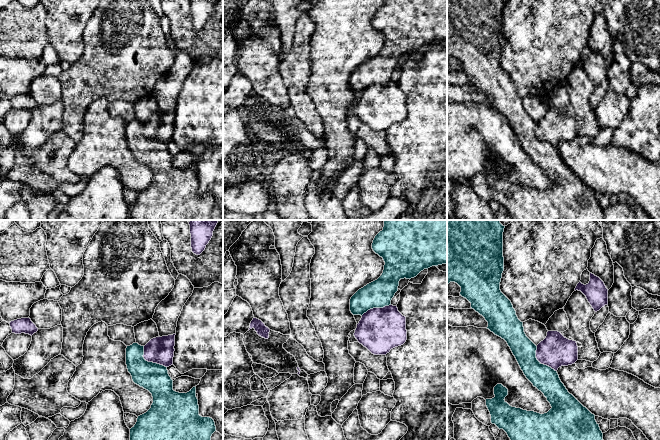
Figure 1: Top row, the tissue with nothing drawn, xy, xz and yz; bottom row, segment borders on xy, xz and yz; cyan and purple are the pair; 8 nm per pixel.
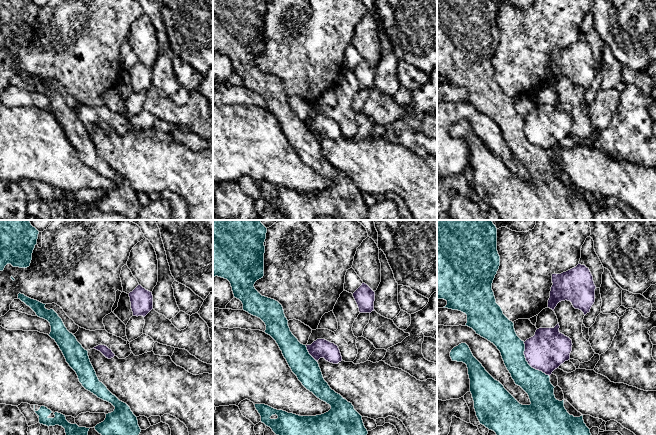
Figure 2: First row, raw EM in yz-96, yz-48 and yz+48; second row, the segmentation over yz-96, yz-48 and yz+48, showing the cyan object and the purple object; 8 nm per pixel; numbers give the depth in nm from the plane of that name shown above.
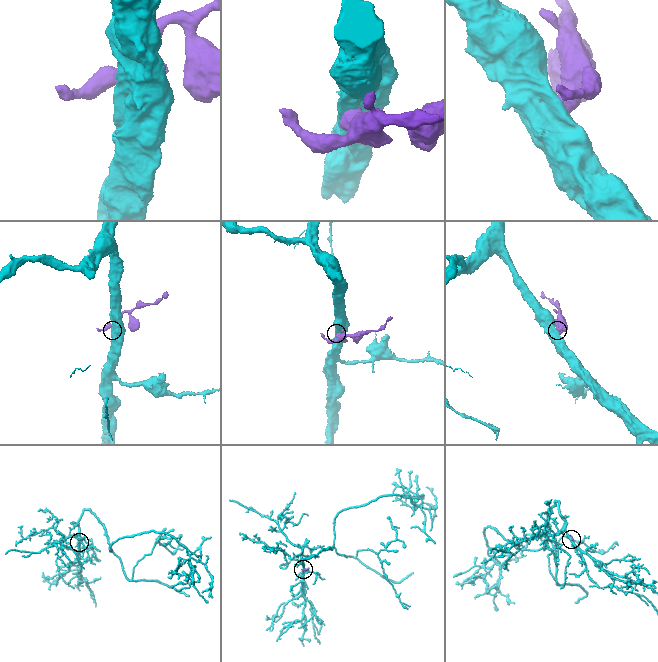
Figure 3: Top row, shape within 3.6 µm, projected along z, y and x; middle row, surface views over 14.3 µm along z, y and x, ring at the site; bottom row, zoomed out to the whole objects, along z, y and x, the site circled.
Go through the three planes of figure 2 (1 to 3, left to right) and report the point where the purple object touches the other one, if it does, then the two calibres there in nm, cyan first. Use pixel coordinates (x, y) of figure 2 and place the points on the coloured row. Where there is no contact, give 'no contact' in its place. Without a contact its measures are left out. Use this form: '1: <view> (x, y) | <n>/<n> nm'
1: no contact
2: yz-48 (309, 354) | 200/160 nm
3: yz+48 (527, 363) | 220/320 nm

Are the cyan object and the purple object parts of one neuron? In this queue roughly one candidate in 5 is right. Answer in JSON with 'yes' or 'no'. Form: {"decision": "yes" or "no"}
{"decision": "no"}

